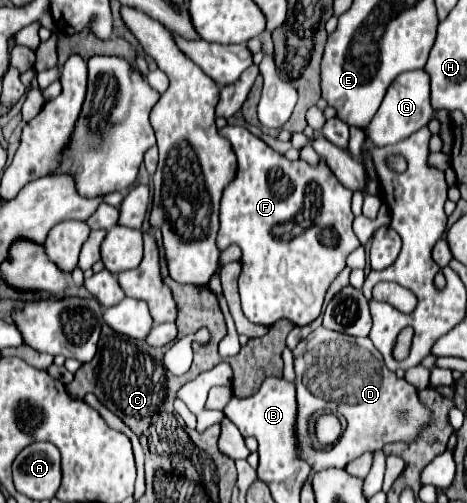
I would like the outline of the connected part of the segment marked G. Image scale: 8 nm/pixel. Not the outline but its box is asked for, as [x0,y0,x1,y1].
[363,70,433,146]

